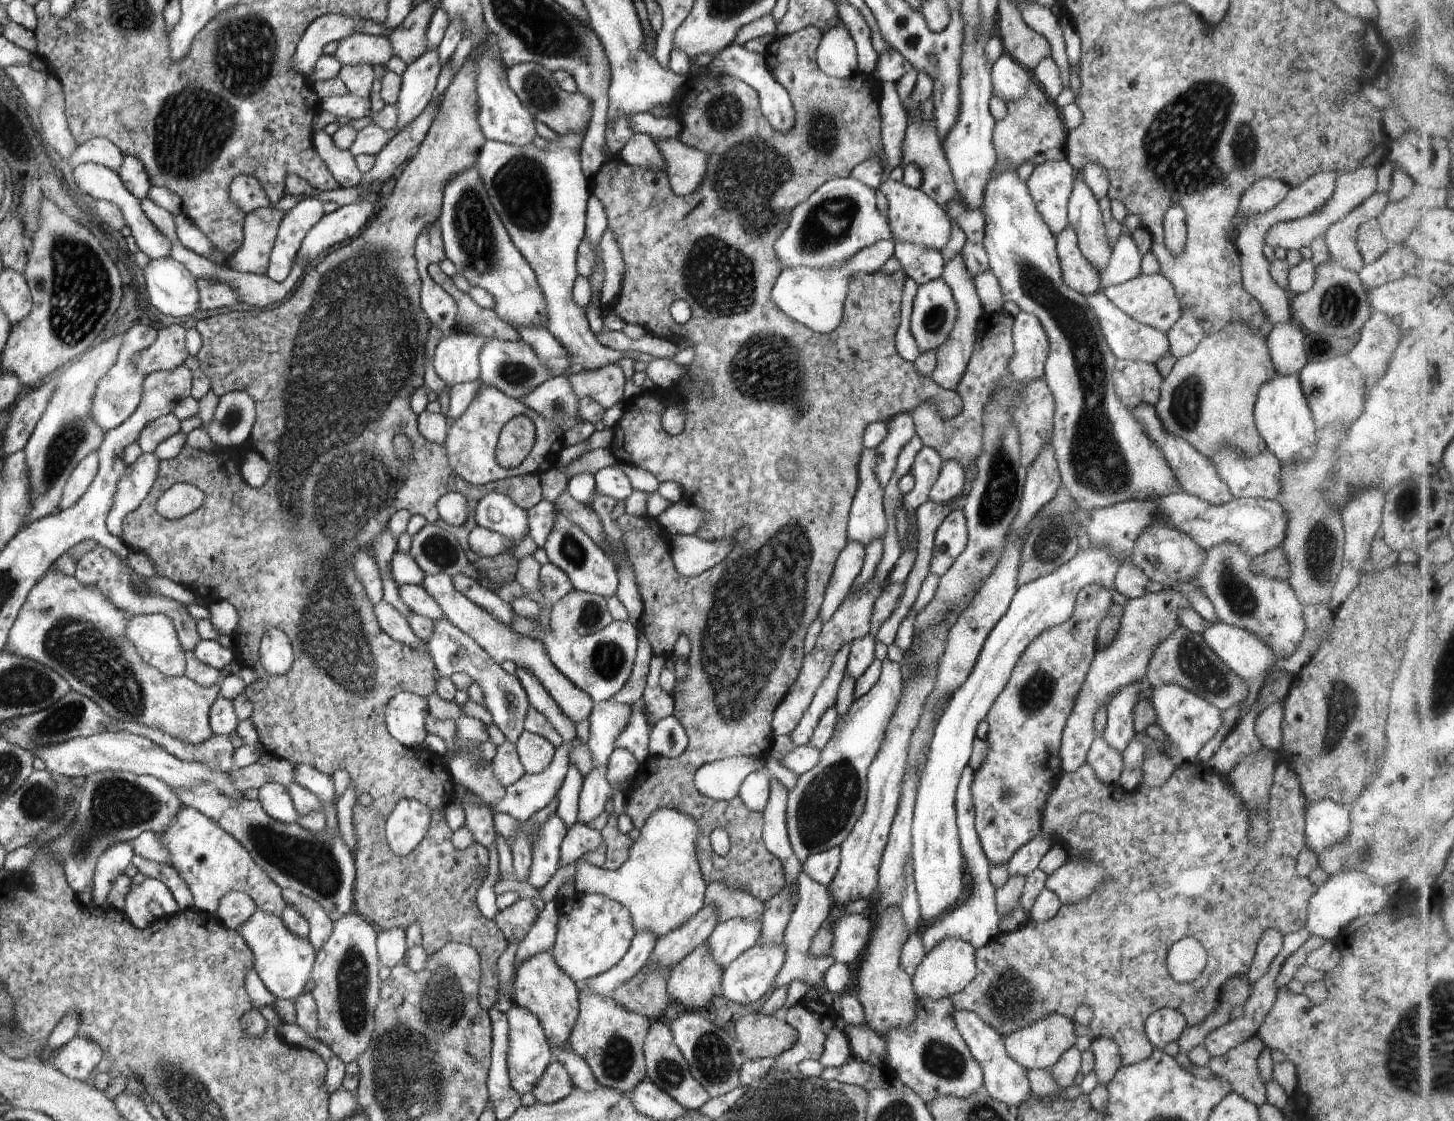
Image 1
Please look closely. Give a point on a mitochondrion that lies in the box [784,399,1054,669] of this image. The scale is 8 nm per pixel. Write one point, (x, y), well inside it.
(1002, 480)

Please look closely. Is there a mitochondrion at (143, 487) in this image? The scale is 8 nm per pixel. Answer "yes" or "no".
no

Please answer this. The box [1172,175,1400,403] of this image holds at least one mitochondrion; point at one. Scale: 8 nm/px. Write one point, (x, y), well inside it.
(1340, 305)

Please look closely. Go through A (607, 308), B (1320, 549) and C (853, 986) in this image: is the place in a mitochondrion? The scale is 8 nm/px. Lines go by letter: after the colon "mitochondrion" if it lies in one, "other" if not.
A: other
B: mitochondrion
C: other

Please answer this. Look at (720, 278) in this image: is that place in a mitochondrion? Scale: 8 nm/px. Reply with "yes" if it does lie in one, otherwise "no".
yes

